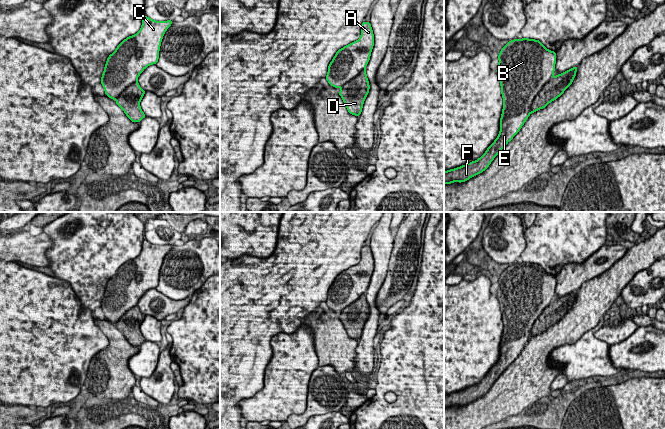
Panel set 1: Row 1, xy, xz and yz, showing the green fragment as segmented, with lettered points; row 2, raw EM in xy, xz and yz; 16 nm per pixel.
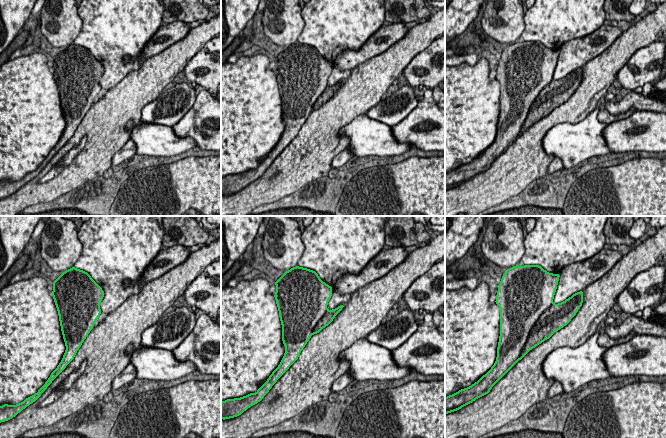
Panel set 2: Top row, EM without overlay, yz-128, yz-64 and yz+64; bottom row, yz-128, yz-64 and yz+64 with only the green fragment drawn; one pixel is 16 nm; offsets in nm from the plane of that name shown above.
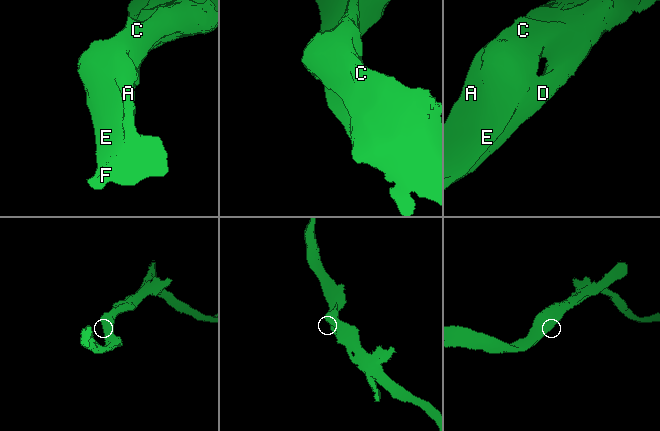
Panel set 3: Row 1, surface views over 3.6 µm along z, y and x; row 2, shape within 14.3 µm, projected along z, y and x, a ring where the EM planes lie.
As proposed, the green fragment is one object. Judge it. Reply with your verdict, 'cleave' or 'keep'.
cleave

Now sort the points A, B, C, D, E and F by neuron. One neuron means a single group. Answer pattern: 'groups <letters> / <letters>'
groups A B C E F / D

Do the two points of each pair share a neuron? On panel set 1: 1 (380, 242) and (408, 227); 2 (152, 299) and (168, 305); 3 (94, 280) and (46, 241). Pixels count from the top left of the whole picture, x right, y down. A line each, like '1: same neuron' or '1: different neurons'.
1: different neurons
2: same neuron
3: different neurons

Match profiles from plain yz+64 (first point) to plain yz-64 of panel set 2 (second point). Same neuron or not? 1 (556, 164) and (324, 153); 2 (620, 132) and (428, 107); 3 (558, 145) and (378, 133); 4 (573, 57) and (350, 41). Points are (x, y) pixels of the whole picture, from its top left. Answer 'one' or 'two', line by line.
1: two
2: one
3: one
4: two

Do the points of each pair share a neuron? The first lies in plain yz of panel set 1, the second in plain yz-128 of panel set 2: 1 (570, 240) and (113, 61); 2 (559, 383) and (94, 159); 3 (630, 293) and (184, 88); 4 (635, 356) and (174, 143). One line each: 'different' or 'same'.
1: same
2: different
3: different
4: different

